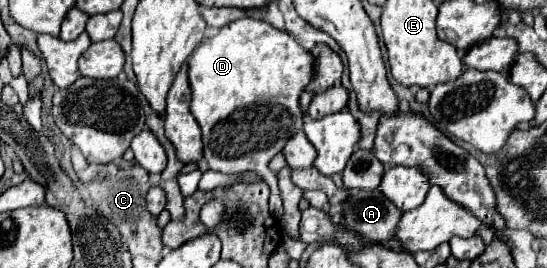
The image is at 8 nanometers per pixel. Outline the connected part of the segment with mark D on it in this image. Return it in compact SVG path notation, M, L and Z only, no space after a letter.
M236 19L220 29L218 35L202 41L188 61L188 75L192 87L190 111L202 129L204 159L212 171L240 173L246 169L256 171L270 187L270 213L274 219L282 217L282 199L276 181L276 173L270 171L270 159L284 149L288 137L302 129L300 93L306 89L314 75L314 57L310 51L298 45L288 33L272 27L262 19Z

